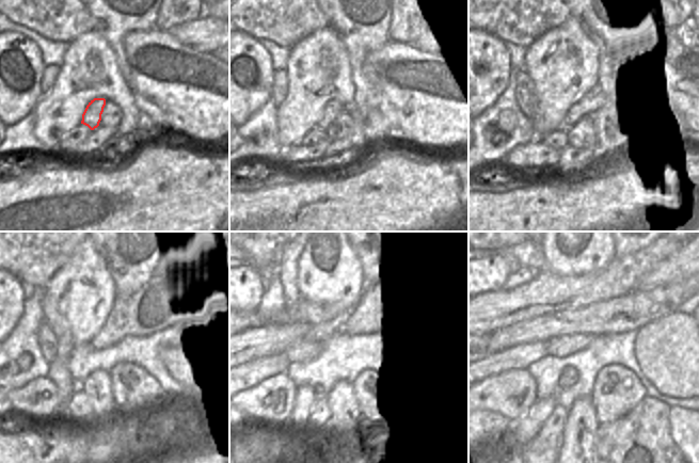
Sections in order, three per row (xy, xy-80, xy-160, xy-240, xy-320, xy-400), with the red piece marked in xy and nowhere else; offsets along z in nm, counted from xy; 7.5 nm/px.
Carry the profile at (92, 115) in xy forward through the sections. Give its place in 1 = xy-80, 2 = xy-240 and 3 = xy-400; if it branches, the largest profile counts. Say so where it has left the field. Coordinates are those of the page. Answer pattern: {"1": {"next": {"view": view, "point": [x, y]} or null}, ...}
{"1": {"next": {"view": "xy-80", "point": [333, 109]}}, "2": {"next": {"view": "xy-240", "point": [154, 306]}}, "3": {"next": {"view": "xy-400", "point": [685, 262]}}}

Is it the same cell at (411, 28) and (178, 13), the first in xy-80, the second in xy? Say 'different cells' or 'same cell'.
same cell

